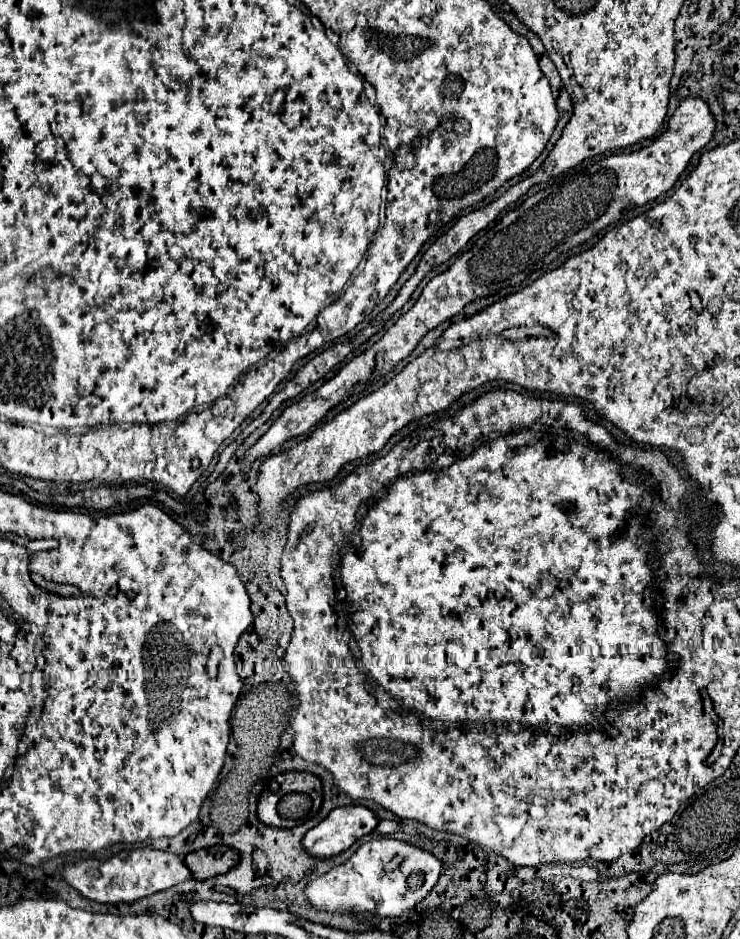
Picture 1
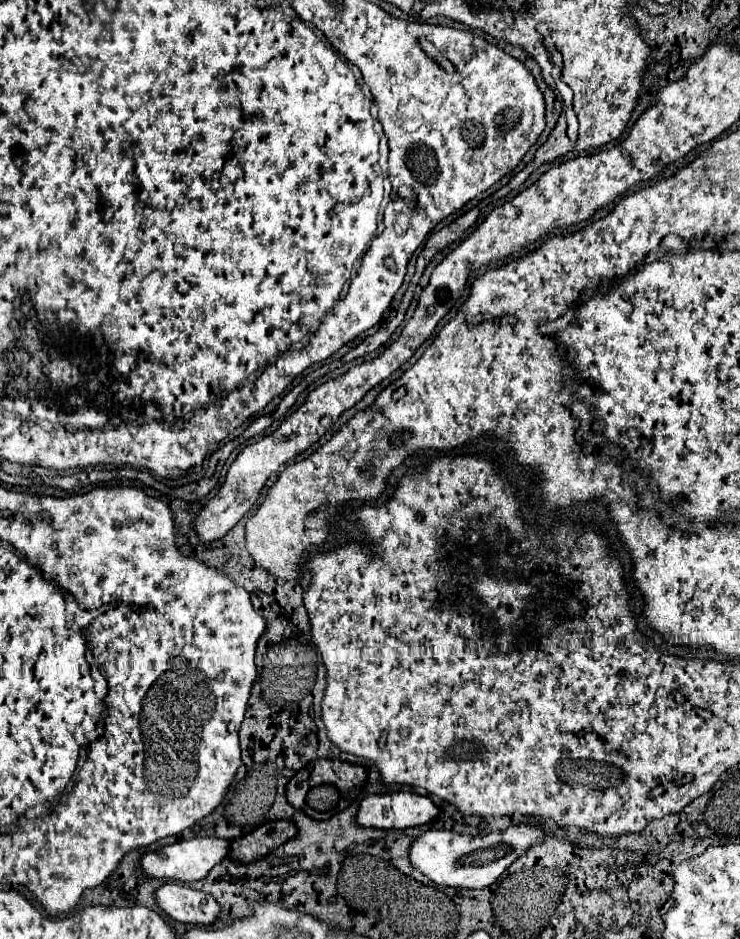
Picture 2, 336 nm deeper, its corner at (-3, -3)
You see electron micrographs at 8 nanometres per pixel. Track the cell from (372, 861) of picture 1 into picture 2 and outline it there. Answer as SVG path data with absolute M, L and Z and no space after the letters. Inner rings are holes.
M518 824L508 826L506 830L494 830L484 836L468 836L456 834L446 830L428 830L426 834L418 836L410 848L410 862L430 880L440 886L454 886L454 888L486 888L498 880L498 876L528 848L534 846L536 840L546 836L544 826L540 824Z

